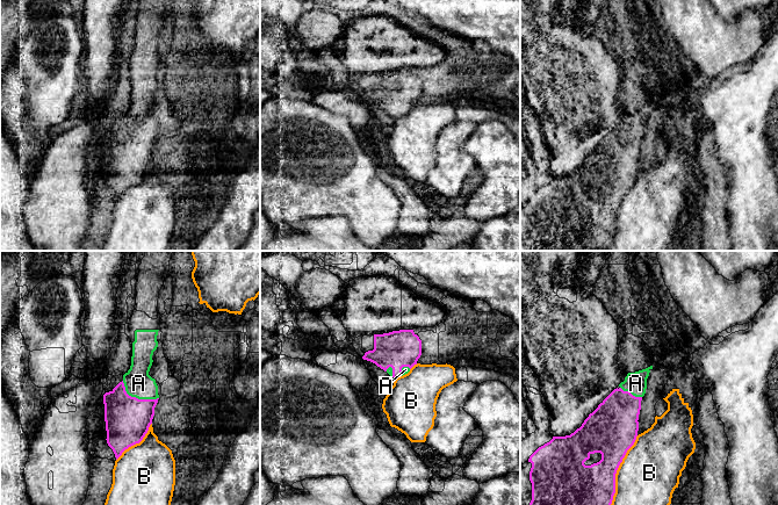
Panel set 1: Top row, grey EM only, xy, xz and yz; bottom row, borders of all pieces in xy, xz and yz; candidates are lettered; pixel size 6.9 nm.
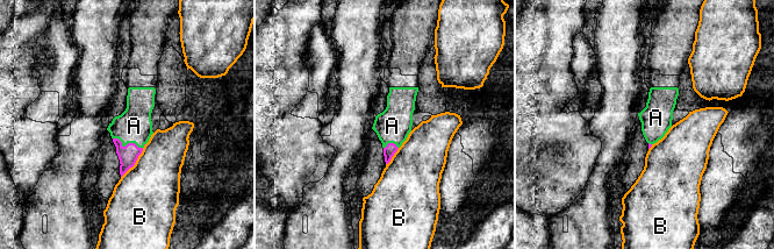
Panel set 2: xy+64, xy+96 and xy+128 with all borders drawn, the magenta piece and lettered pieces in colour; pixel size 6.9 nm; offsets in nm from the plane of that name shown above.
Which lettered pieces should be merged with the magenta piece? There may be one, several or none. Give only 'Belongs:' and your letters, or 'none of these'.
Belongs: A

